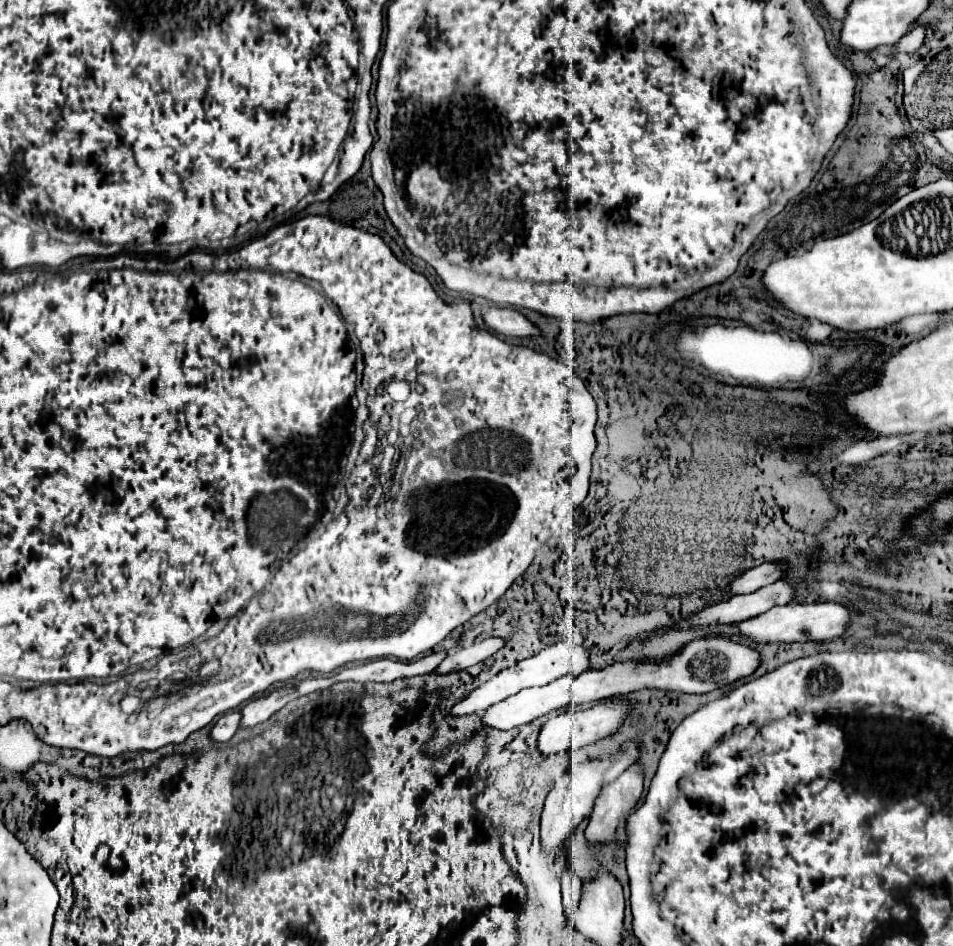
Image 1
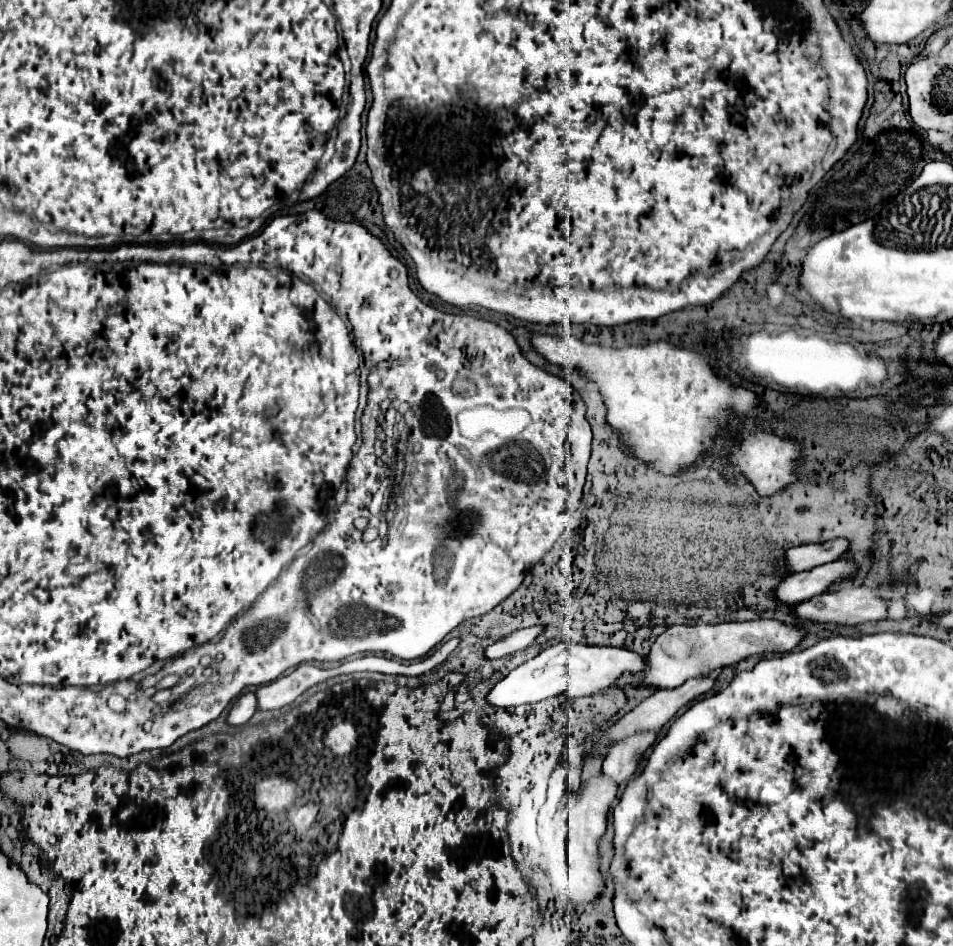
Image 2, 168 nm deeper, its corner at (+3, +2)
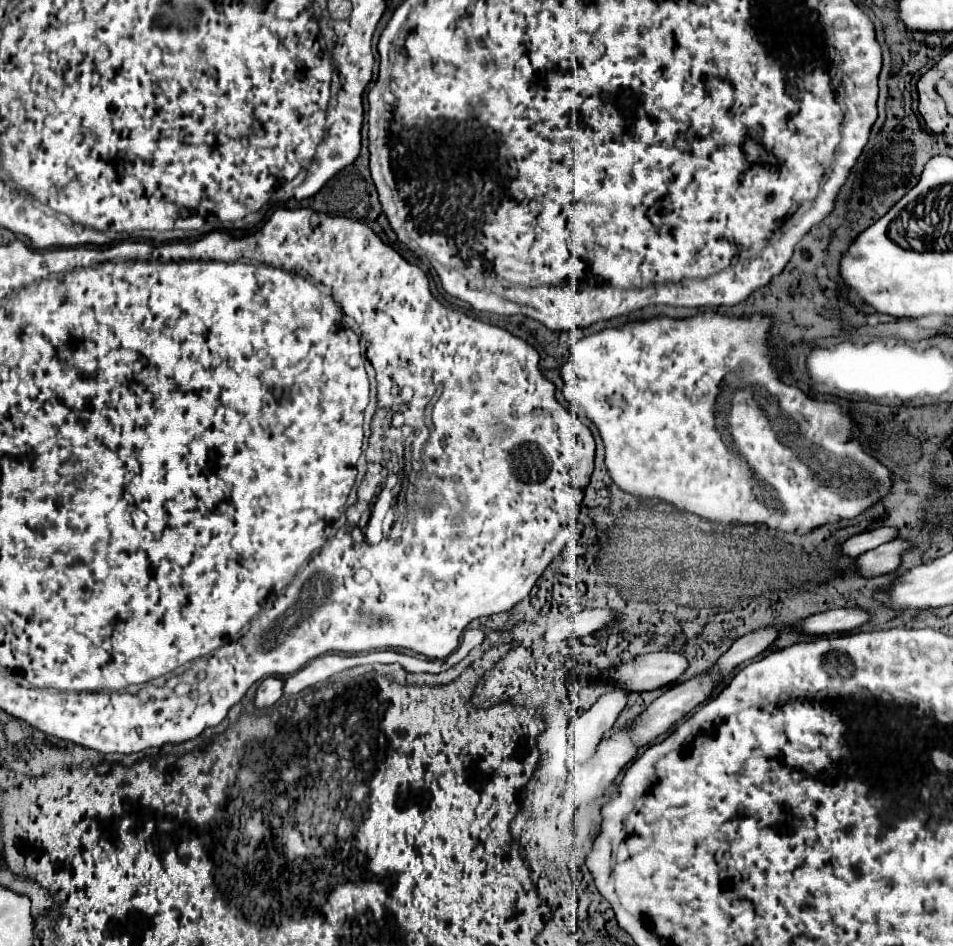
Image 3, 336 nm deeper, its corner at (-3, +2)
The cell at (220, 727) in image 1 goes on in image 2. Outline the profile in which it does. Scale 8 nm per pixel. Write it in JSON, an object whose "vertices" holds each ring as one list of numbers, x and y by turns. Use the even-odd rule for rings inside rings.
{"vertices":[[245,693,233,703,233,707,229,711,229,717,227,717,227,725,231,725,231,727,245,725,255,711,257,711,257,705,255,705,253,693]]}

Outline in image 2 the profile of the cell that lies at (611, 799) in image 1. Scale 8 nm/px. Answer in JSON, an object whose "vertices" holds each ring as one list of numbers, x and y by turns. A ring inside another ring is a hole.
{"vertices":[[639,733,613,745,603,761,605,777,613,779,617,785,629,781,635,775,643,759,643,753,653,745,653,741,655,741,653,733]]}

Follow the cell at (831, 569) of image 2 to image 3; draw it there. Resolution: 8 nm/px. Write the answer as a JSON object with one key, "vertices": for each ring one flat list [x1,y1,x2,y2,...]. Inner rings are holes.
{"vertices":[[895,539,887,545,879,545,879,549,871,549,859,557,859,575,875,577,883,573,891,573,901,565,901,557,909,551,913,543,905,539]]}

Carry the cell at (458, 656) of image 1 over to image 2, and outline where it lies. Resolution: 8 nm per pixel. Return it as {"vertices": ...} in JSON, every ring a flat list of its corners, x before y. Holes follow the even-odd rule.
{"vertices":[[529,627,529,629,513,631,509,635,501,637,499,641,487,645,485,651,483,651,483,657,487,657,487,659,499,659,499,657,515,653,519,649,525,649,527,645,531,645,535,641,535,637,539,635,539,631,541,631,541,627]]}

